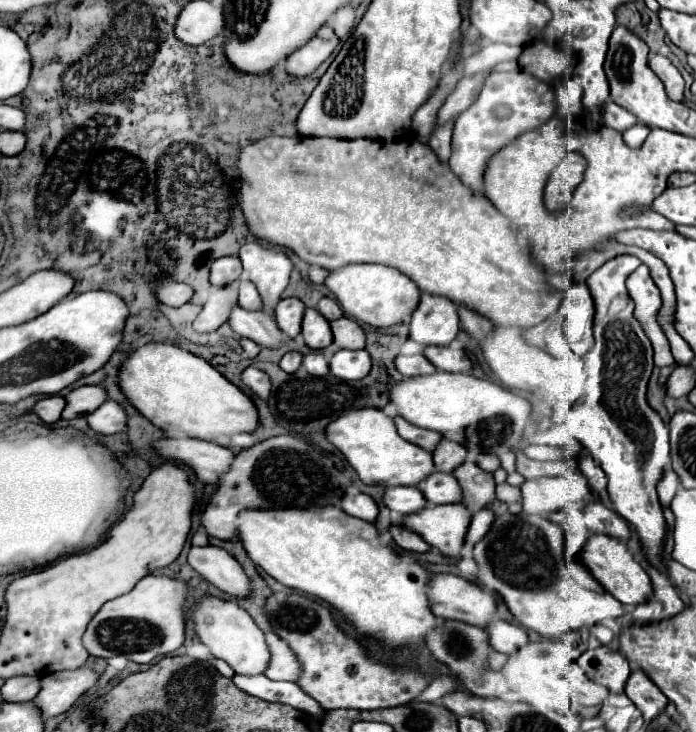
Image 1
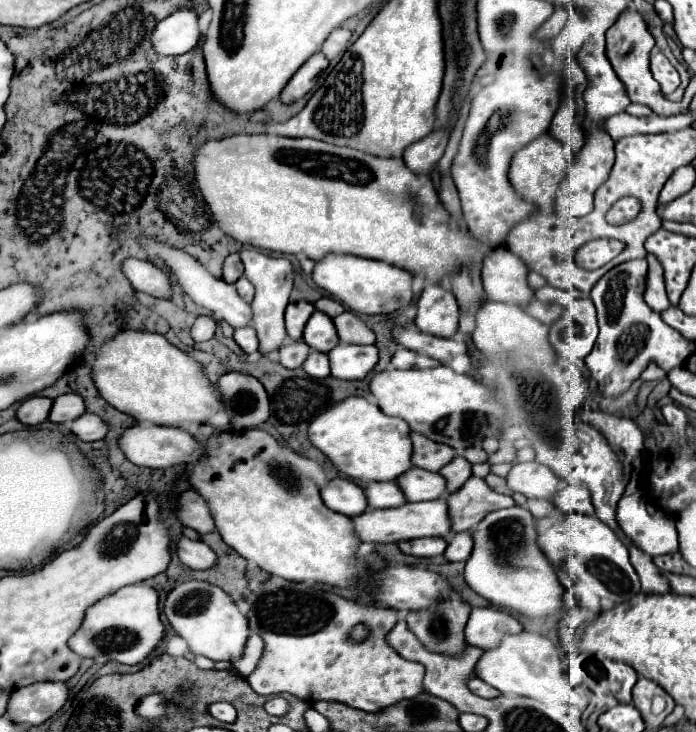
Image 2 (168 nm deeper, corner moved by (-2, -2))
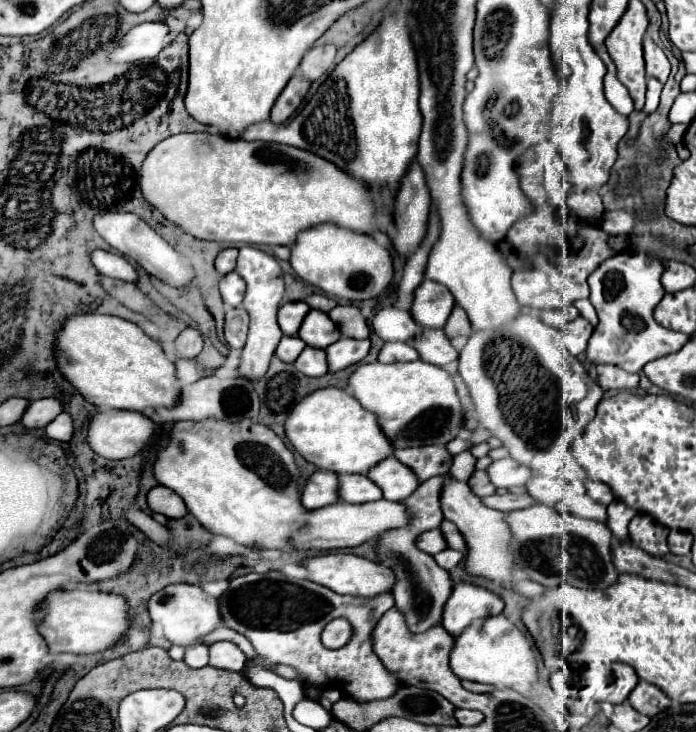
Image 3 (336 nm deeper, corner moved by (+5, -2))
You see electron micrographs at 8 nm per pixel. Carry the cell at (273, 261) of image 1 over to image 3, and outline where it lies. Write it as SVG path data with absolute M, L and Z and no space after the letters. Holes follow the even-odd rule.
M241 247L239 249L235 269L247 283L243 307L247 309L247 313L251 317L249 337L247 337L247 345L241 349L241 363L237 369L237 377L257 381L269 369L269 361L277 349L279 339L283 337L283 333L277 325L277 309L279 309L279 303L283 297L283 271L281 271L275 257L263 253L261 249L255 249L255 247Z

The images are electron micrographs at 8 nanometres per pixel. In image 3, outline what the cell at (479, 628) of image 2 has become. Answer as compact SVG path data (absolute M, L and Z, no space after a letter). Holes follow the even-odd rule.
M455 583L445 603L441 625L455 637L471 621L485 615L499 615L501 611L503 601L495 593L471 583Z

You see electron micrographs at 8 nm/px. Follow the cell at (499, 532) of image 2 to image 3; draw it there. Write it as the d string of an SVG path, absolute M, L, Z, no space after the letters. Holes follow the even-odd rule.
M447 477L447 481L443 483L439 503L445 519L453 521L467 541L467 561L465 561L467 571L471 575L483 575L487 579L493 579L503 587L511 589L515 567L511 561L511 551L507 549L511 533L505 523L505 513L485 507L481 499L471 491L467 481L457 481L455 477Z

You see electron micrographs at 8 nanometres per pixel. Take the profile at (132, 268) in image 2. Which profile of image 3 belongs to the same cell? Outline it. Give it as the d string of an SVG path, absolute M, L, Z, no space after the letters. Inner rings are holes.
M95 249L95 251L91 251L91 261L101 275L107 275L113 279L123 279L123 281L137 281L135 267L121 255L115 255L115 253L103 251L103 249Z

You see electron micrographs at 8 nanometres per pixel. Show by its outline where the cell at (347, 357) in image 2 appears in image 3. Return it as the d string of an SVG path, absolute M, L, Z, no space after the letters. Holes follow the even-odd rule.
M343 337L337 343L329 345L325 351L327 351L327 361L329 361L329 371L331 373L341 371L365 359L365 355L369 353L369 339Z

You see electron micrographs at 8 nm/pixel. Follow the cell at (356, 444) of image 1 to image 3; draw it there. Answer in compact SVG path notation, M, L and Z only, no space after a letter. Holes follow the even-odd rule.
M337 387L317 389L301 403L295 403L285 421L285 435L305 461L333 473L367 473L393 451L377 425L377 417Z

